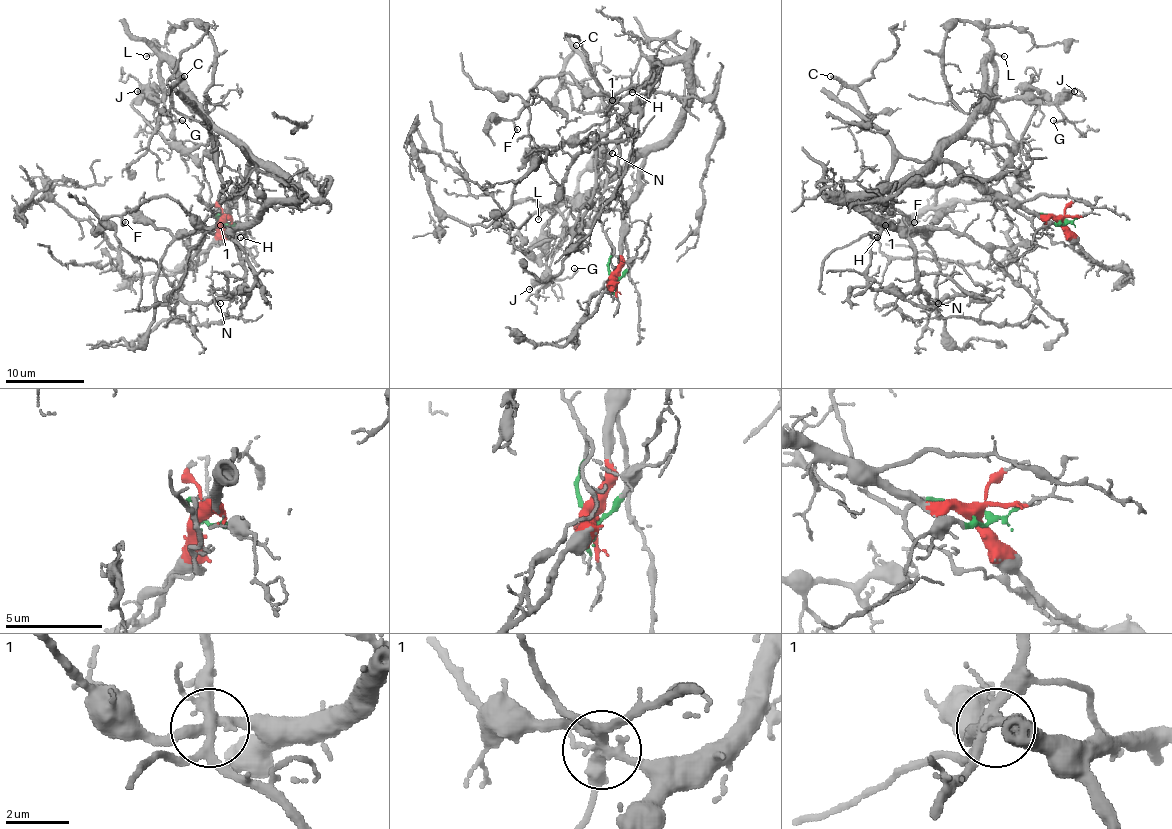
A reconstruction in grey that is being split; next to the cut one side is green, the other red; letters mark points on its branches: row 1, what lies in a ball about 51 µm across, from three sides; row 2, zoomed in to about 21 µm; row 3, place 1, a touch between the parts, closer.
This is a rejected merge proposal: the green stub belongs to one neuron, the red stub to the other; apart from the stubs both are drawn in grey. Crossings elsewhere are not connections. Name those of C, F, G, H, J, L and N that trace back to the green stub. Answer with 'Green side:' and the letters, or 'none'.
Green side: H

